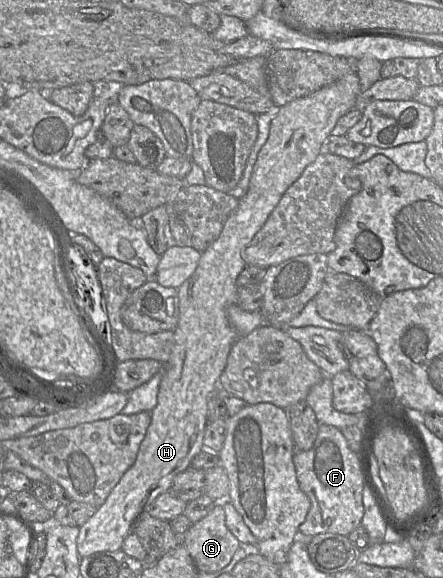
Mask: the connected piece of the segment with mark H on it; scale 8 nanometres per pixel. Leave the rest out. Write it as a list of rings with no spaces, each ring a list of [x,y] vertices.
[[[352,72],[311,94],[276,108],[270,123],[267,141],[257,155],[247,192],[239,199],[237,208],[226,220],[219,238],[201,253],[193,275],[177,289],[179,319],[173,331],[174,345],[169,360],[163,364],[163,376],[159,386],[157,405],[151,411],[151,422],[140,444],[134,464],[124,473],[104,504],[80,527],[77,550],[82,558],[98,552],[121,550],[124,539],[133,530],[137,519],[145,513],[156,497],[169,492],[174,477],[189,468],[192,459],[203,449],[208,397],[218,388],[219,378],[225,369],[231,347],[239,338],[229,322],[227,310],[229,306],[237,302],[236,280],[246,266],[243,252],[263,227],[285,191],[324,150],[338,119],[355,108],[359,93],[359,77],[357,73]]]

